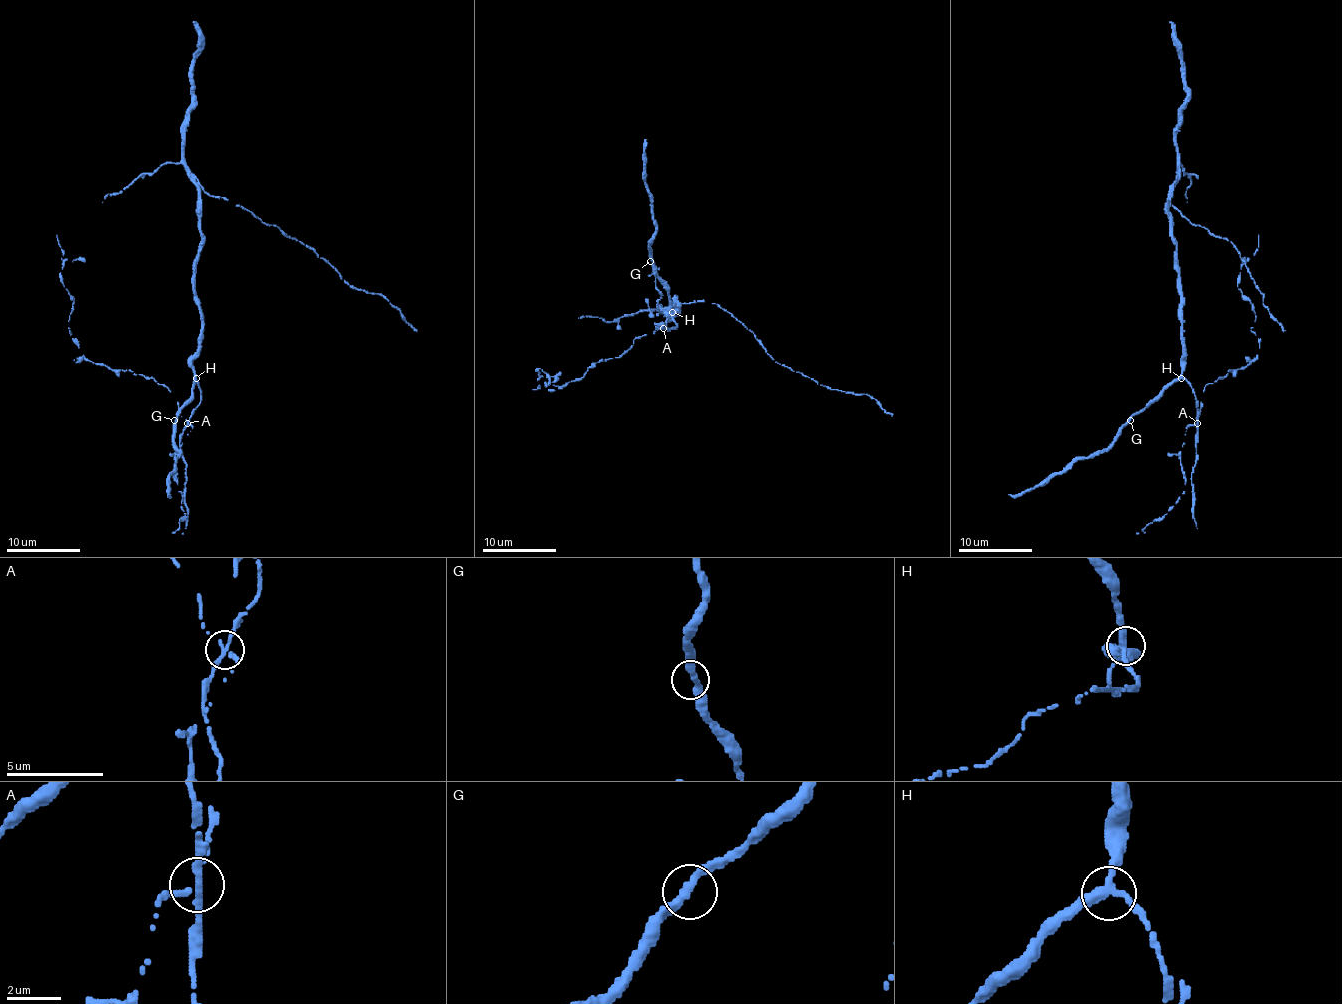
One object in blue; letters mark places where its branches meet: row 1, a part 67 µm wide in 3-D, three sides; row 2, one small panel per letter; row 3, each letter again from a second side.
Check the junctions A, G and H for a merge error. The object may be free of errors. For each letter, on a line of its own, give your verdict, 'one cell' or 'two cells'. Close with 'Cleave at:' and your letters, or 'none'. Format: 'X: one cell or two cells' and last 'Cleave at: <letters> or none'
A: two cells
G: one cell
H: one cell
Cleave at: A

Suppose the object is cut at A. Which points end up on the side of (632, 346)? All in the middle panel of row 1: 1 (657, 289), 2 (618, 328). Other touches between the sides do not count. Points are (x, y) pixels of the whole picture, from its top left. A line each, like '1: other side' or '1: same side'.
1: same side
2: other side

